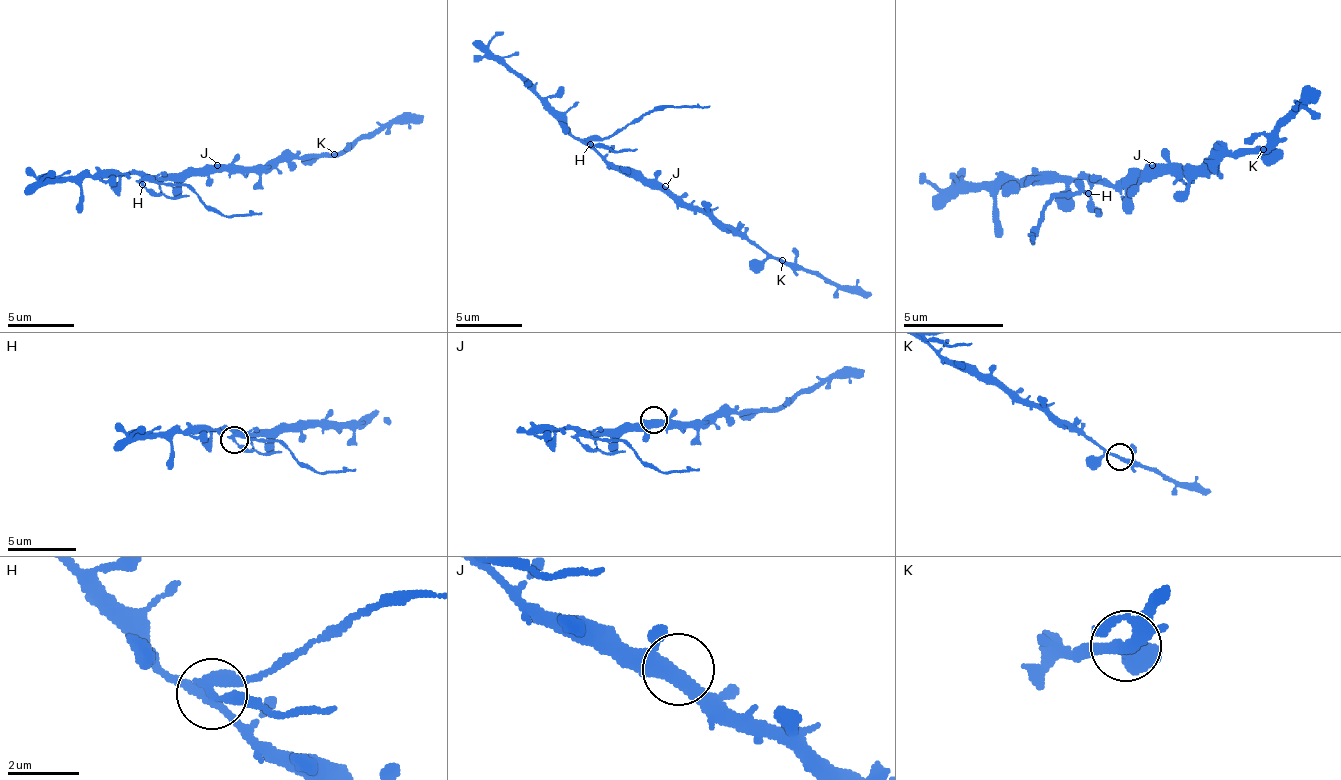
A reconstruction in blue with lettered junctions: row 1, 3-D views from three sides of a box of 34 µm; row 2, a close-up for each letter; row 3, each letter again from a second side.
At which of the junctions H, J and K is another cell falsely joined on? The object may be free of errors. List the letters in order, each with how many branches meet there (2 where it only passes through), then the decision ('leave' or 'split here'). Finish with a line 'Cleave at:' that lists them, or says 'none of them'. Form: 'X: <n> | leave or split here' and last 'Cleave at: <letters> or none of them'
H: 4 | split here
J: 3 | leave
K: 3 | leave
Cleave at: H

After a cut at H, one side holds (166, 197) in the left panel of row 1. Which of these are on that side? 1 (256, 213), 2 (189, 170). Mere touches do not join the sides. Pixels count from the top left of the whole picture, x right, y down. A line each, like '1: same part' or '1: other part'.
1: same part
2: other part

